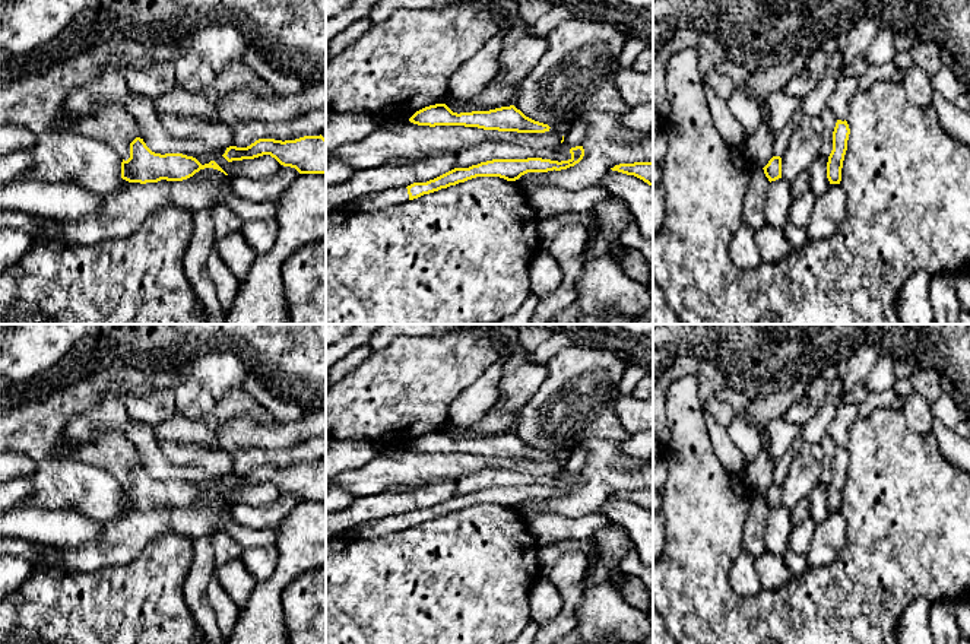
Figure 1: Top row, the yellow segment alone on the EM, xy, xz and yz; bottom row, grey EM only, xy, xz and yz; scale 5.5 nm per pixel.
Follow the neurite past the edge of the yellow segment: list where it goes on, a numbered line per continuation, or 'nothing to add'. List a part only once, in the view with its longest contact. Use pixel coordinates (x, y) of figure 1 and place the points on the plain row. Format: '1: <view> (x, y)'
1: xz (374, 529)

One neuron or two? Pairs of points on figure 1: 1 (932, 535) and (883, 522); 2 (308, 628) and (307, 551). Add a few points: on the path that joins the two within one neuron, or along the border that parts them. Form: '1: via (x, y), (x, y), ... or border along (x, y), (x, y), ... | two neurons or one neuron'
1: via (921, 527), (894, 526) | one neuron
2: border along (310, 570), (297, 576), (282, 595) | two neurons

